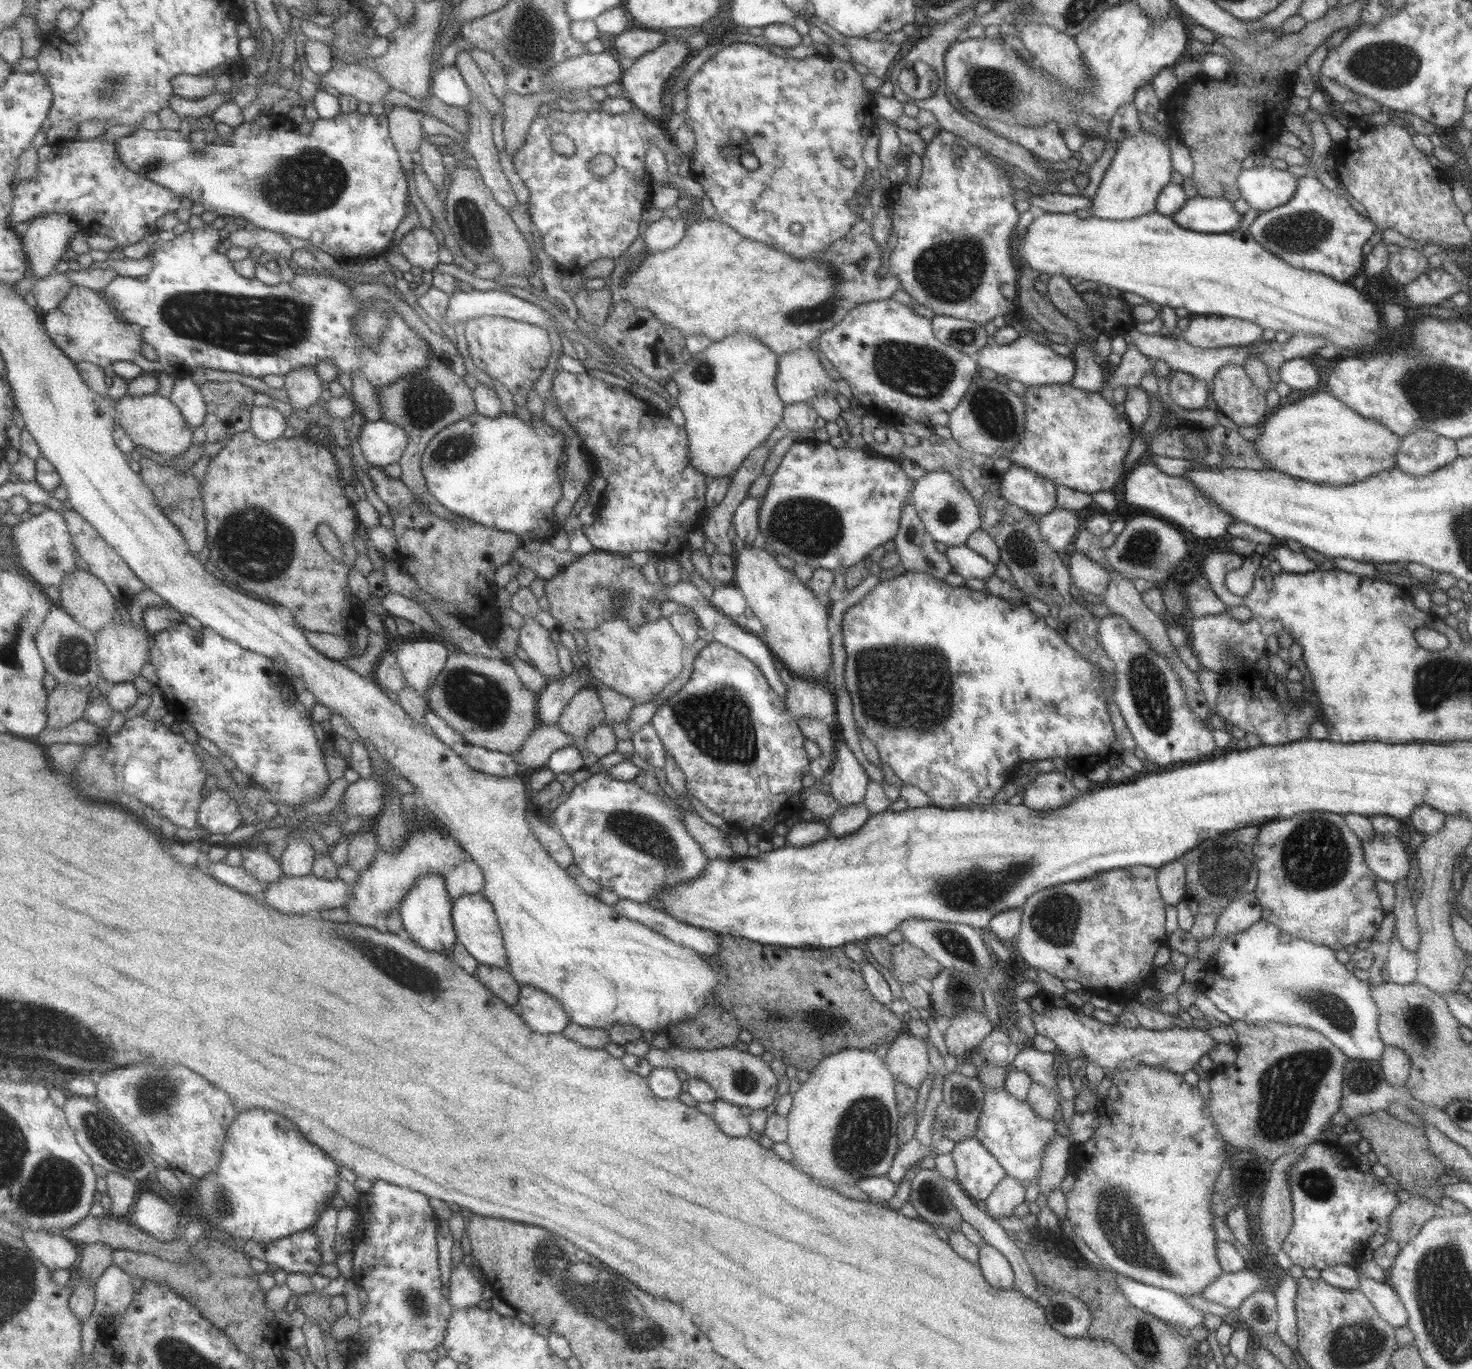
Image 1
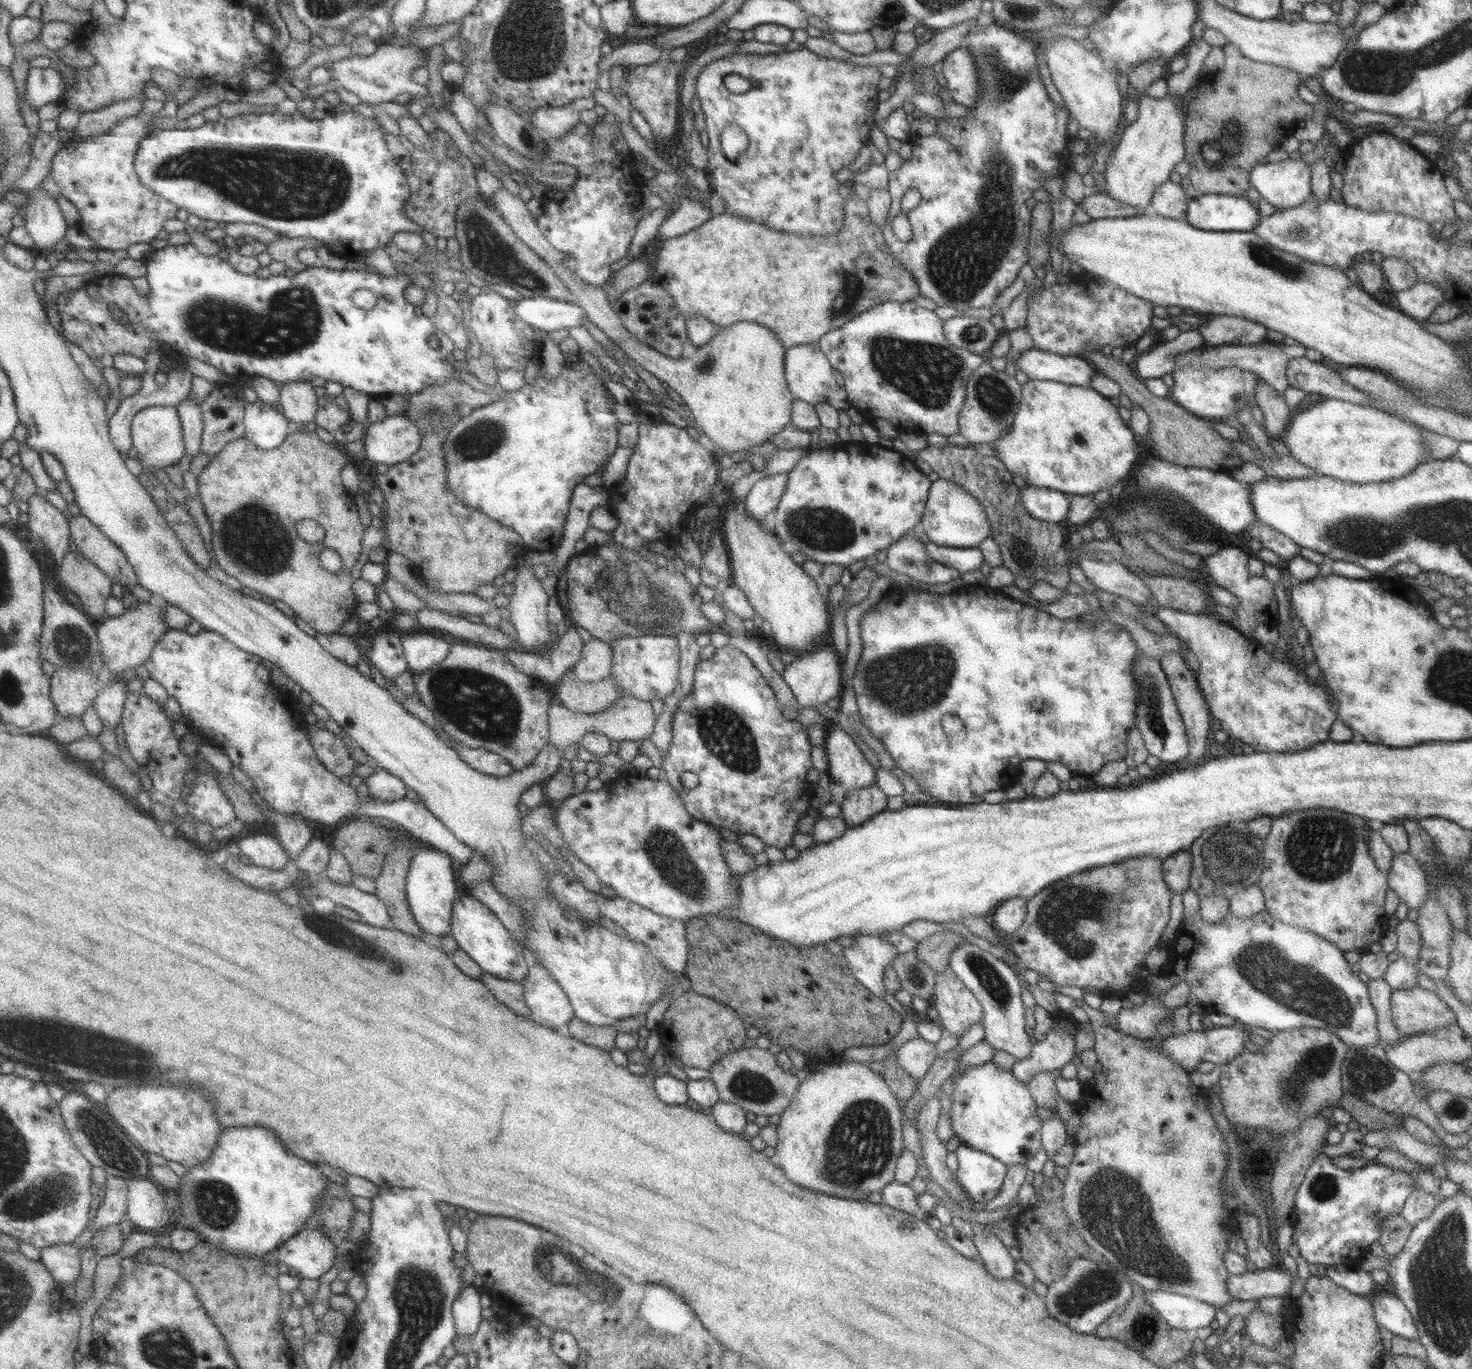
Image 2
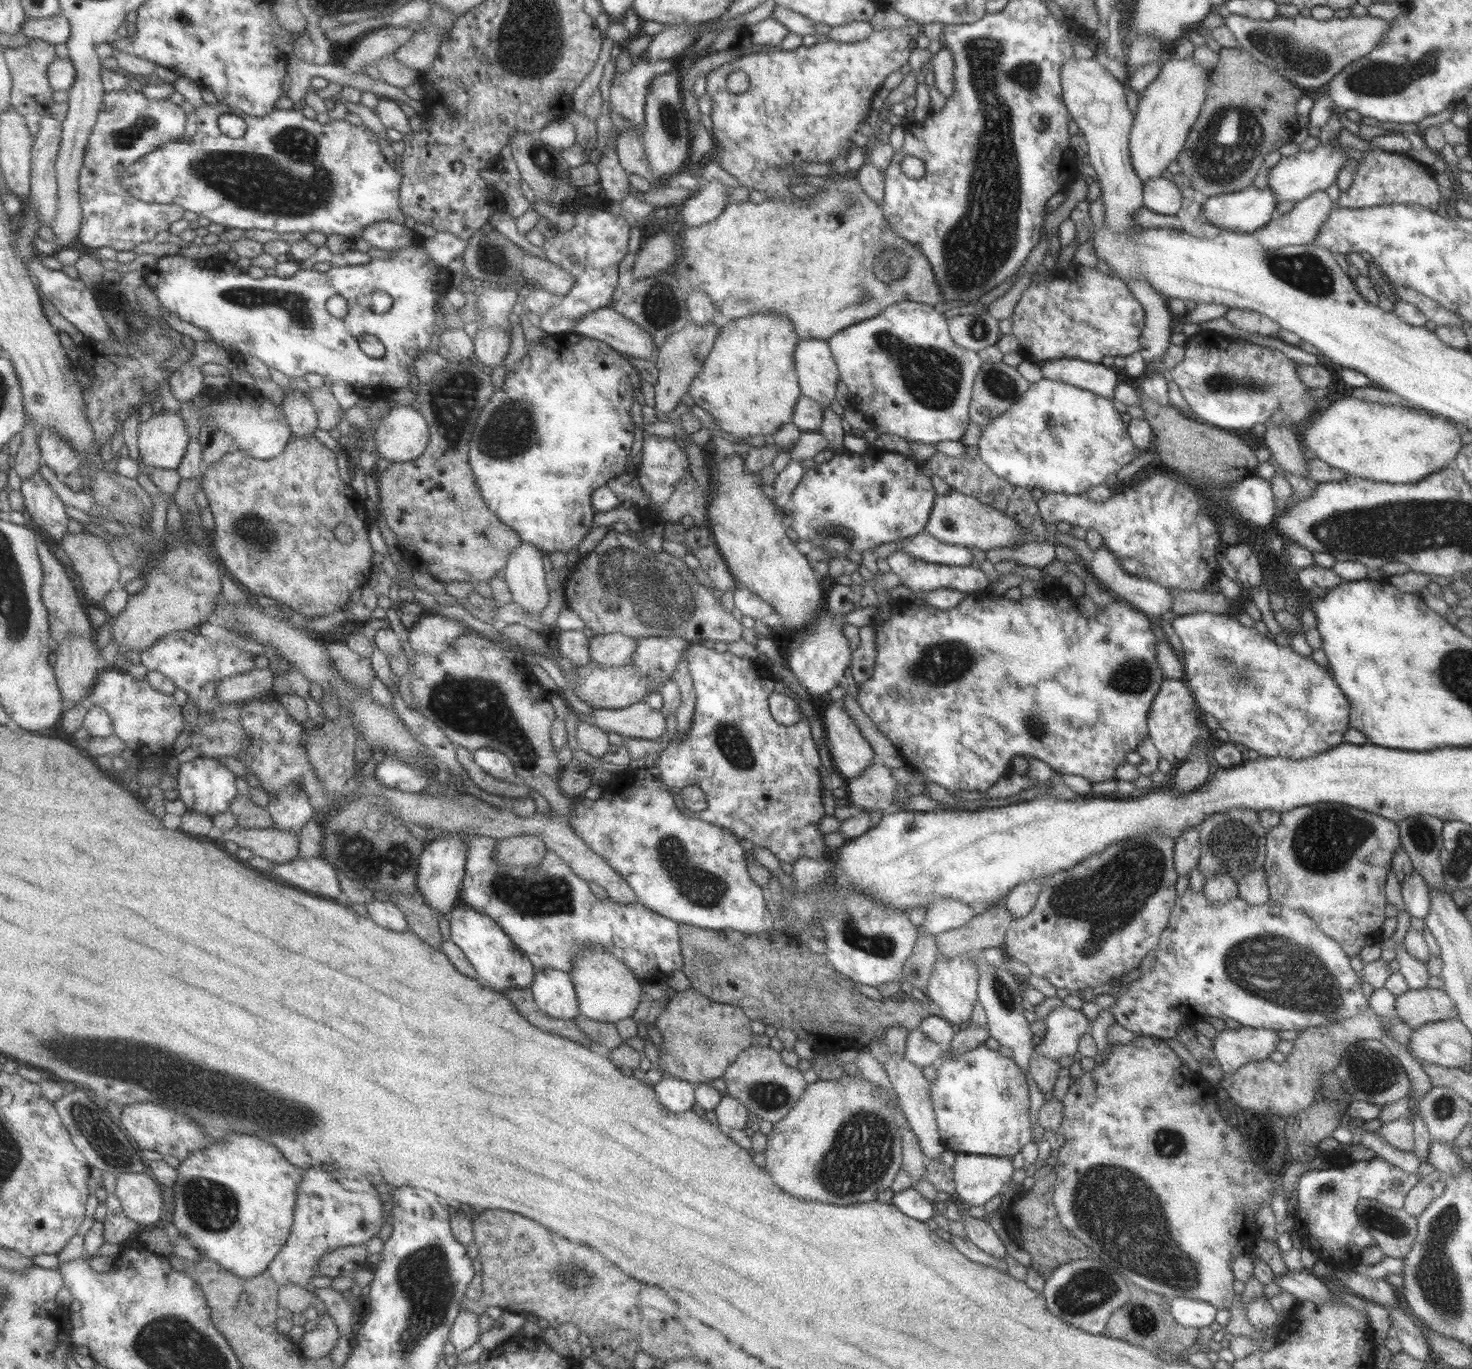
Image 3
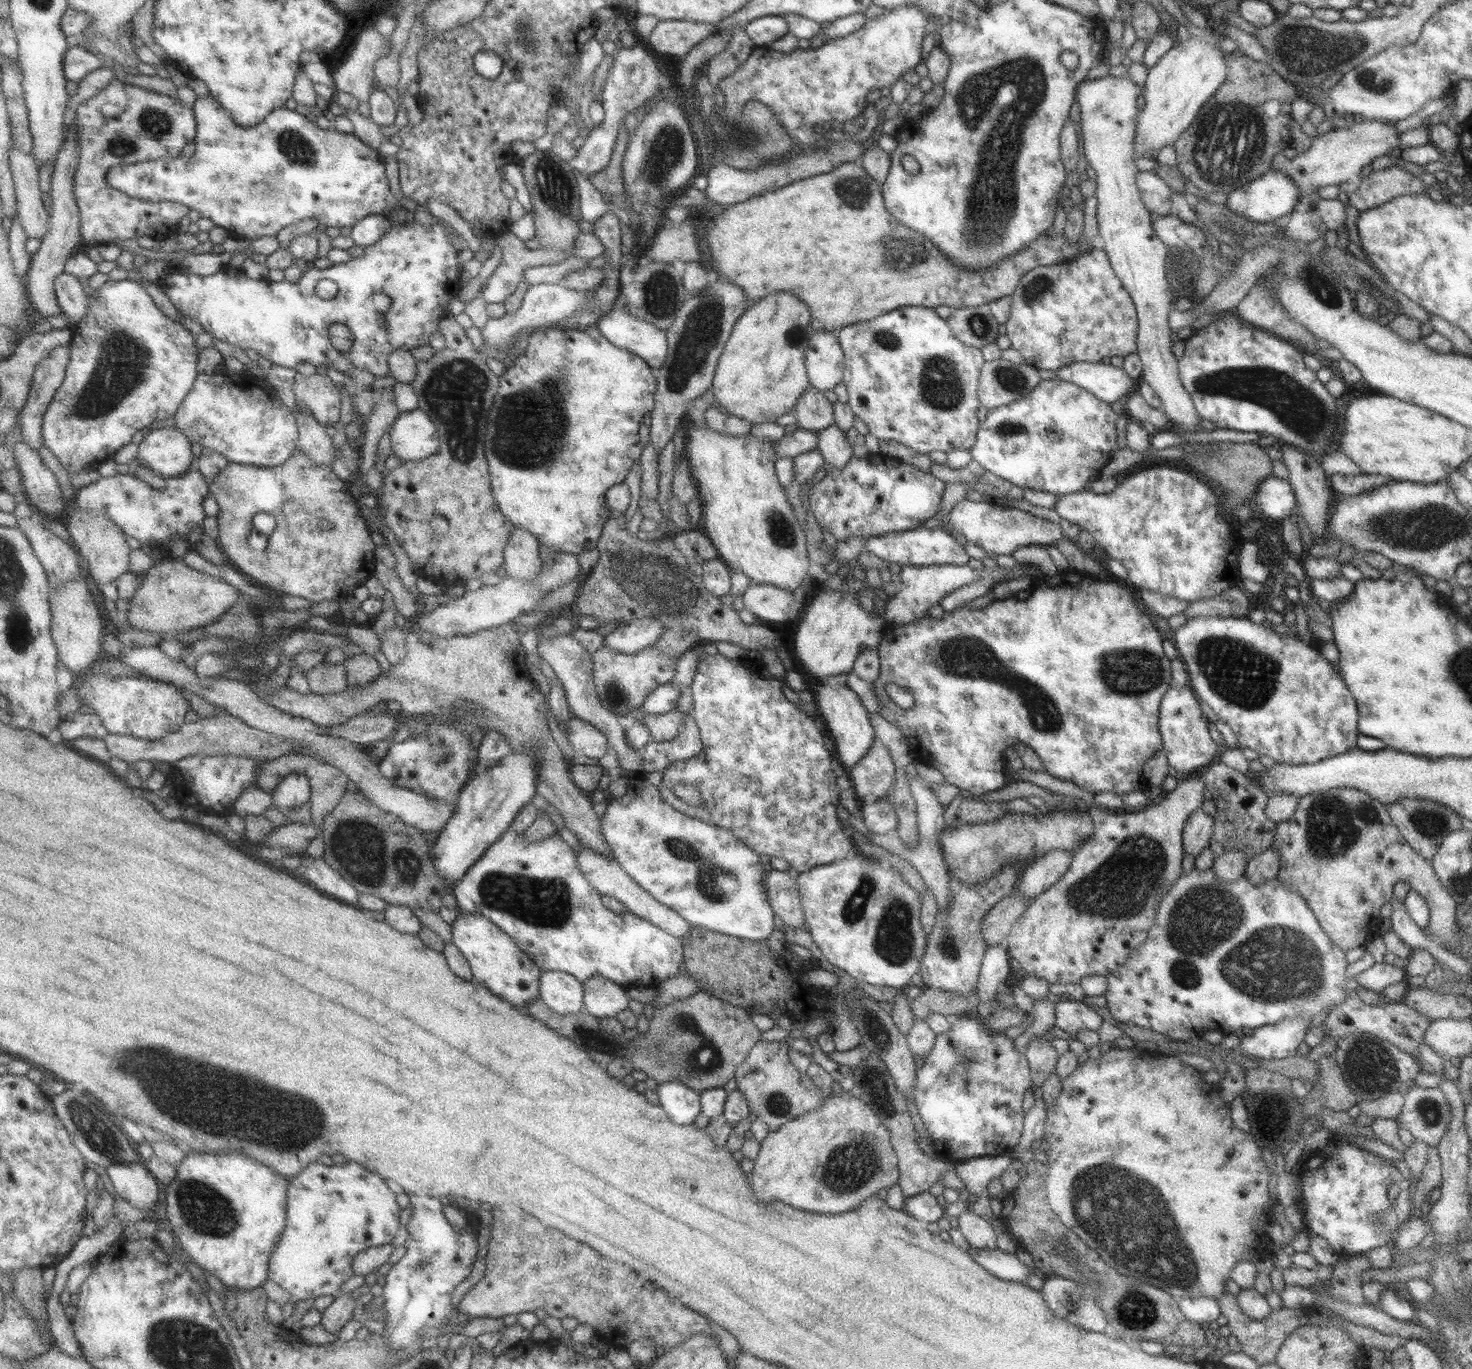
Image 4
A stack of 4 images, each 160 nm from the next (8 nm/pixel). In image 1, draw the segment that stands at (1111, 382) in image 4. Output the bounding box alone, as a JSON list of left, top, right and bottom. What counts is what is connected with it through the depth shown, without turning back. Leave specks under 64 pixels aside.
[974,332,1074,388]

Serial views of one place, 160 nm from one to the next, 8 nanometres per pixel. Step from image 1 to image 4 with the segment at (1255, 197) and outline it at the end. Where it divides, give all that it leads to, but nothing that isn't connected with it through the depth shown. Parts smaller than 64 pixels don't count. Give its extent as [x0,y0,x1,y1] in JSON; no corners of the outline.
[1284,119,1398,193]

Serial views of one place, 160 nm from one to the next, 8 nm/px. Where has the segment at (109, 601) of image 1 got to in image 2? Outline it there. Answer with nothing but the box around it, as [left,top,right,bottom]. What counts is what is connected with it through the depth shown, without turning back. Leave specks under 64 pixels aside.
[57,546,113,622]

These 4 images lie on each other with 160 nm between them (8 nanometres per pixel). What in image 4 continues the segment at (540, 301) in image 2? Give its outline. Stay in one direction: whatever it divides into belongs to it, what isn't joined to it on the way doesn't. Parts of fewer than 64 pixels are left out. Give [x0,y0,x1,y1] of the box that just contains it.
[595,301,667,368]

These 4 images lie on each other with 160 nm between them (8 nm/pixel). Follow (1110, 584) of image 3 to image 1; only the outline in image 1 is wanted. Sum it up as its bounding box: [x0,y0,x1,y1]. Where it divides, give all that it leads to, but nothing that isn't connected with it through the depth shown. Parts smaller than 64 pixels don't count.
[1068,550,1110,596]

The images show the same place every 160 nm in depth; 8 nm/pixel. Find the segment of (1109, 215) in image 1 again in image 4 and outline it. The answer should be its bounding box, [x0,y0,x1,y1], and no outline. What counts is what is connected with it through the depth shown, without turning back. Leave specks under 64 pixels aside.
[1132,35,1227,159]

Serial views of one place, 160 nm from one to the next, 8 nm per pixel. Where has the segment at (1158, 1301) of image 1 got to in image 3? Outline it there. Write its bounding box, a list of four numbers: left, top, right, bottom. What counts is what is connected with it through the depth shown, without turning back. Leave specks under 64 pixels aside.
[1167,1297,1217,1328]

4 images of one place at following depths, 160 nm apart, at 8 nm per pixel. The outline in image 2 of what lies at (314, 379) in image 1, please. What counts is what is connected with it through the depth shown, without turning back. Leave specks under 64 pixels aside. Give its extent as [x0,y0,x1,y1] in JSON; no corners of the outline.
[281,380,324,426]

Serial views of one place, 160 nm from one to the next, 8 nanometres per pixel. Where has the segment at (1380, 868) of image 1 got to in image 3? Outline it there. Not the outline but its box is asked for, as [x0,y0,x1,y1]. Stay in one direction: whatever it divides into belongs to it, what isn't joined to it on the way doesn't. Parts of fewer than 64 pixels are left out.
[1400,871,1430,919]

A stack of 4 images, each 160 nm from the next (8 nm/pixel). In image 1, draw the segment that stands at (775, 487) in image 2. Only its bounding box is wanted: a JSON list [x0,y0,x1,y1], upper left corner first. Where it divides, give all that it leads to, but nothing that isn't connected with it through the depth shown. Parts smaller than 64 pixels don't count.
[732,496,762,552]

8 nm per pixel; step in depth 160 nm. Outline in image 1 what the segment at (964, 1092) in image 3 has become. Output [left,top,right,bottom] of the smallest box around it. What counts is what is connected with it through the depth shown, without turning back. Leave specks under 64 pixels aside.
[974,1085,1057,1180]

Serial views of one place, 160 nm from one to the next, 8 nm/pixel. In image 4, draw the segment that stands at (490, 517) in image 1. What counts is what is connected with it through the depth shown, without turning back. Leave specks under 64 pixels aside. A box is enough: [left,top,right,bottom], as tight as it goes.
[484,324,657,555]

